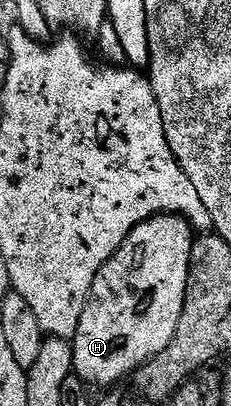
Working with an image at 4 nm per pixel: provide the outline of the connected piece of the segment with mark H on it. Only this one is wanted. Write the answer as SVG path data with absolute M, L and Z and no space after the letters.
M156 214L154 218L143 220L131 231L127 240L123 240L123 244L115 252L115 256L111 256L111 260L107 260L107 264L103 264L103 268L99 268L99 272L95 276L95 284L91 284L91 292L87 304L83 308L83 316L79 316L79 328L71 339L73 374L76 377L82 378L86 384L93 388L98 388L97 386L113 388L116 382L121 382L124 378L126 381L142 364L150 362L155 356L159 356L167 348L167 344L171 344L171 340L175 336L175 328L179 324L179 316L183 312L183 300L187 292L187 272L191 264L191 248L194 237L195 231L186 218L182 218L179 214Z

